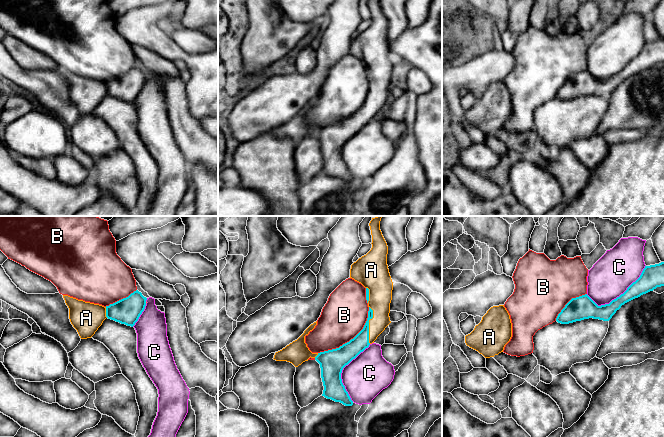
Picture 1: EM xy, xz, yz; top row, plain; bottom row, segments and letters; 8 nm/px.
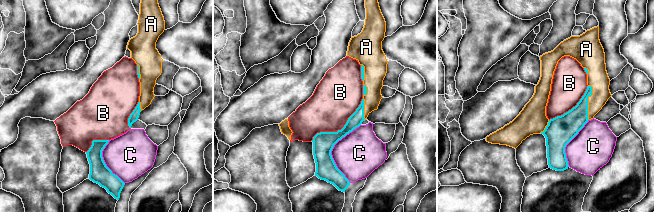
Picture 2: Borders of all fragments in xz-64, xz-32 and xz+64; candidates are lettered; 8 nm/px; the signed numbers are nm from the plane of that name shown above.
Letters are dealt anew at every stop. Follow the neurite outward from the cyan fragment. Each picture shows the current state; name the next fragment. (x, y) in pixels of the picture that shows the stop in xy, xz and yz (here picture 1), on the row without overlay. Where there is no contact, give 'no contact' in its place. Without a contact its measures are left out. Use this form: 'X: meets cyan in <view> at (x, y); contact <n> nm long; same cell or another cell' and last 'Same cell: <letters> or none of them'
A: meets cyan in xz at (368, 101); contact 300 nm long; same cell
B: meets cyan in xz at (351, 115); contact 550 nm long; another cell
C: meets cyan in yz at (619, 72); contact 550 nm long; another cell
Same cell: A

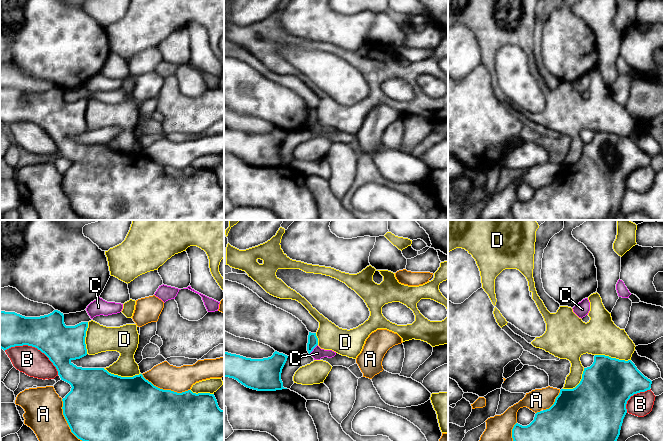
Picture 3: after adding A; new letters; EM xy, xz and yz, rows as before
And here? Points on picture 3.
A: meets cyan in xy at (68, 200); contact 440 nm long; another cell
B: meets cyan in xy at (34, 122); contact 480 nm long; another cell
C: meets cyan in xz at (313, 124); contact 100 nm long; another cell
D: meets cyan in xy at (122, 153); contact 300 nm long; another cell
Same cell: none of them

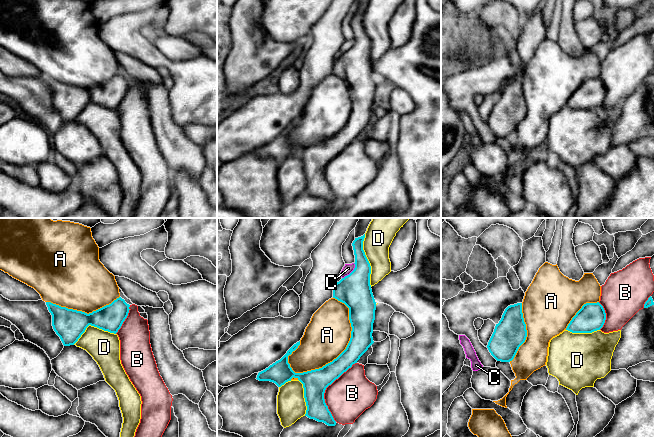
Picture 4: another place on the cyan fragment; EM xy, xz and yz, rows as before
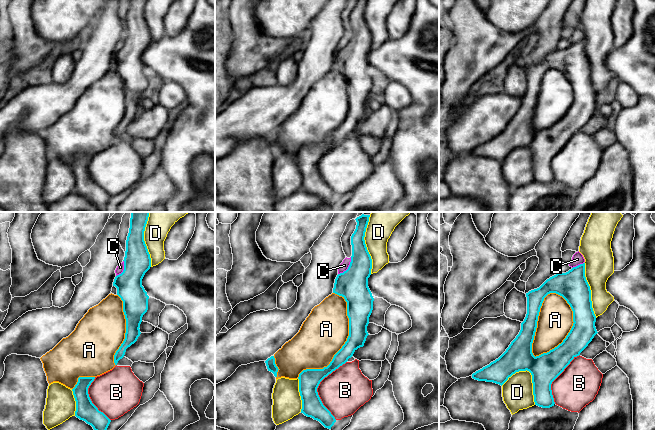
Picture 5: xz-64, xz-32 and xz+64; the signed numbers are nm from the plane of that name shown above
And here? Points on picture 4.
A: meets cyan in xz at (347, 122); contact 700 nm long; another cell
B: meets cyan in xz at (325, 165); contact 500 nm long; another cell
C: meets cyan in xz at (351, 48); contact 160 nm long; another cell
D: meets cyan in xz at (367, 36); contact 420 nm long; another cell
Same cell: none of them

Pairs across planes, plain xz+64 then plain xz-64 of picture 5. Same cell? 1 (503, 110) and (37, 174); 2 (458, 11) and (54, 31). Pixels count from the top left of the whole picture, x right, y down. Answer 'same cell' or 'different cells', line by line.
1: different cells
2: different cells

